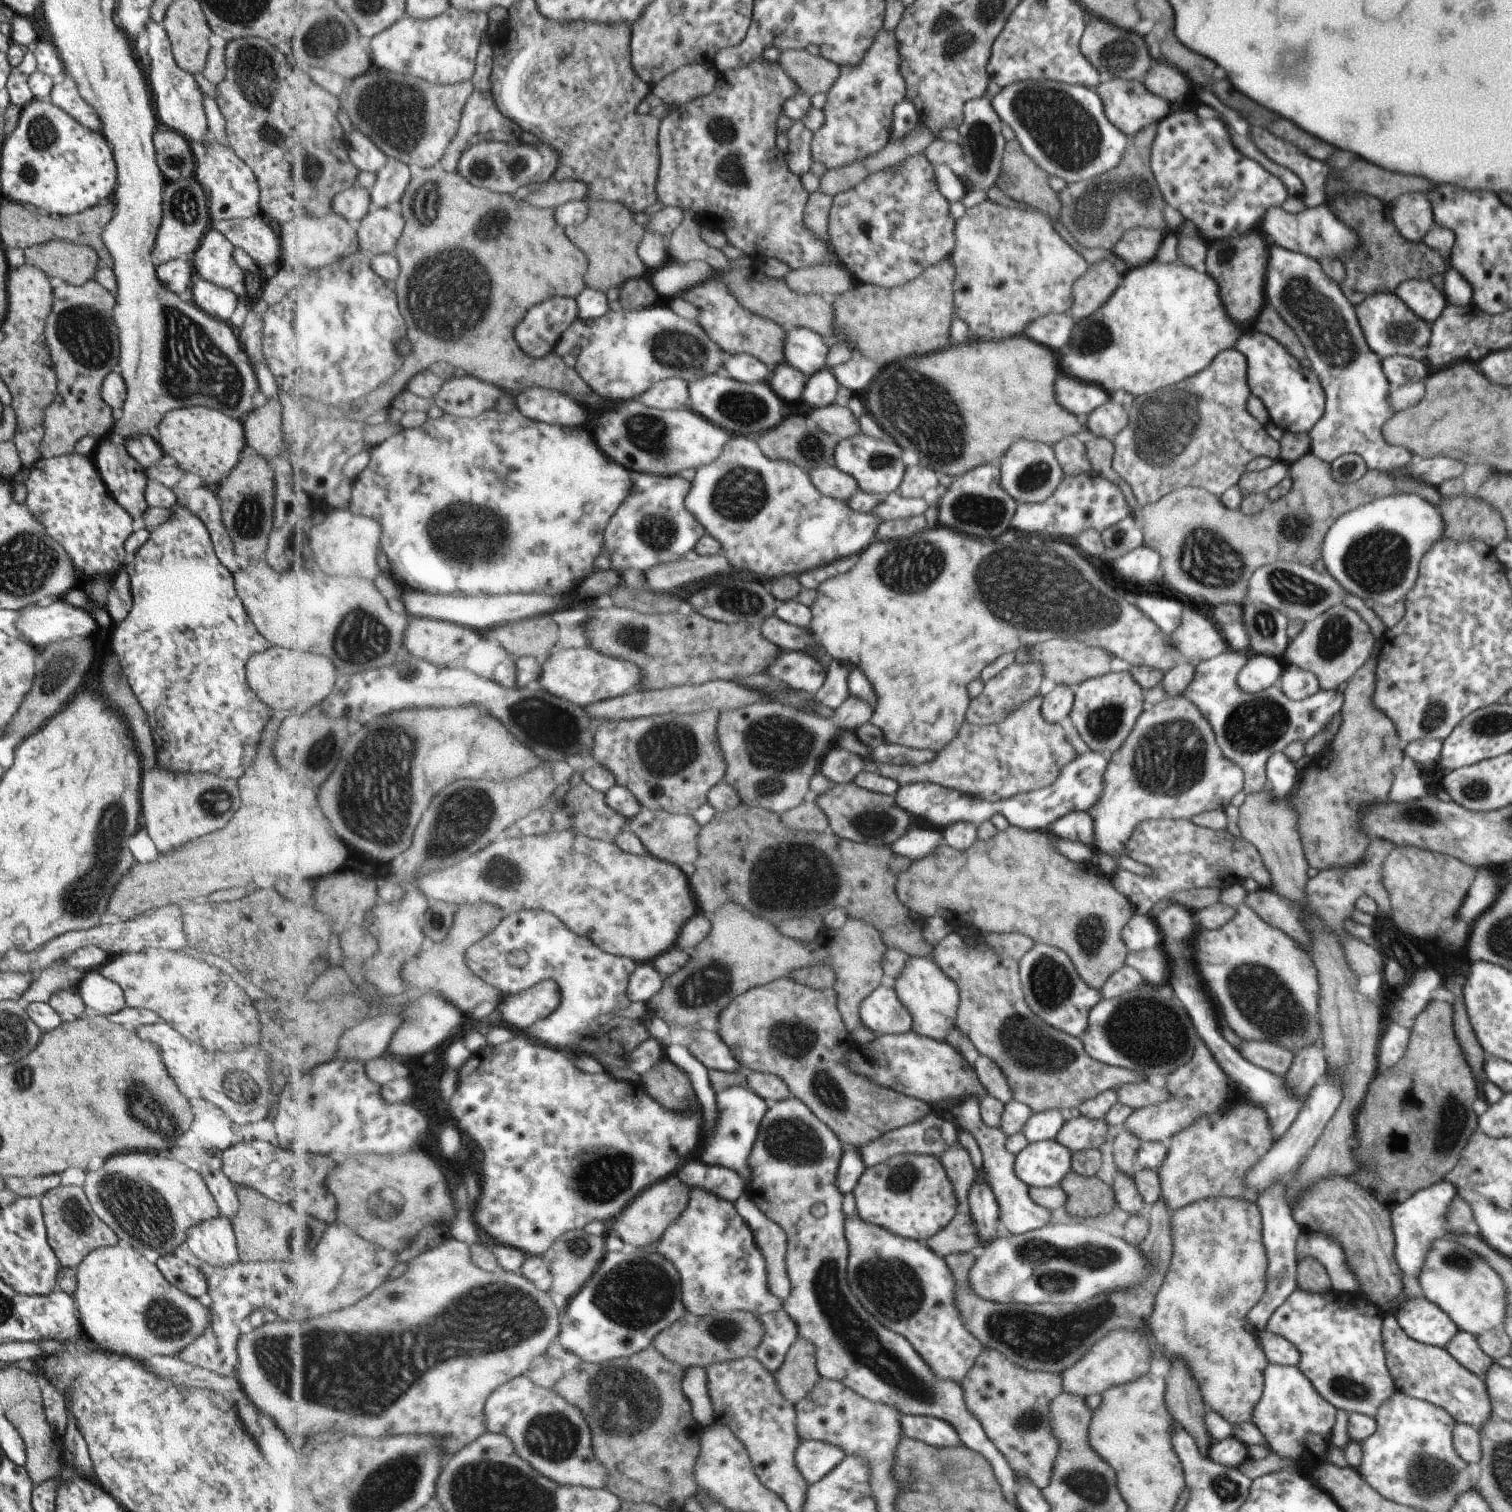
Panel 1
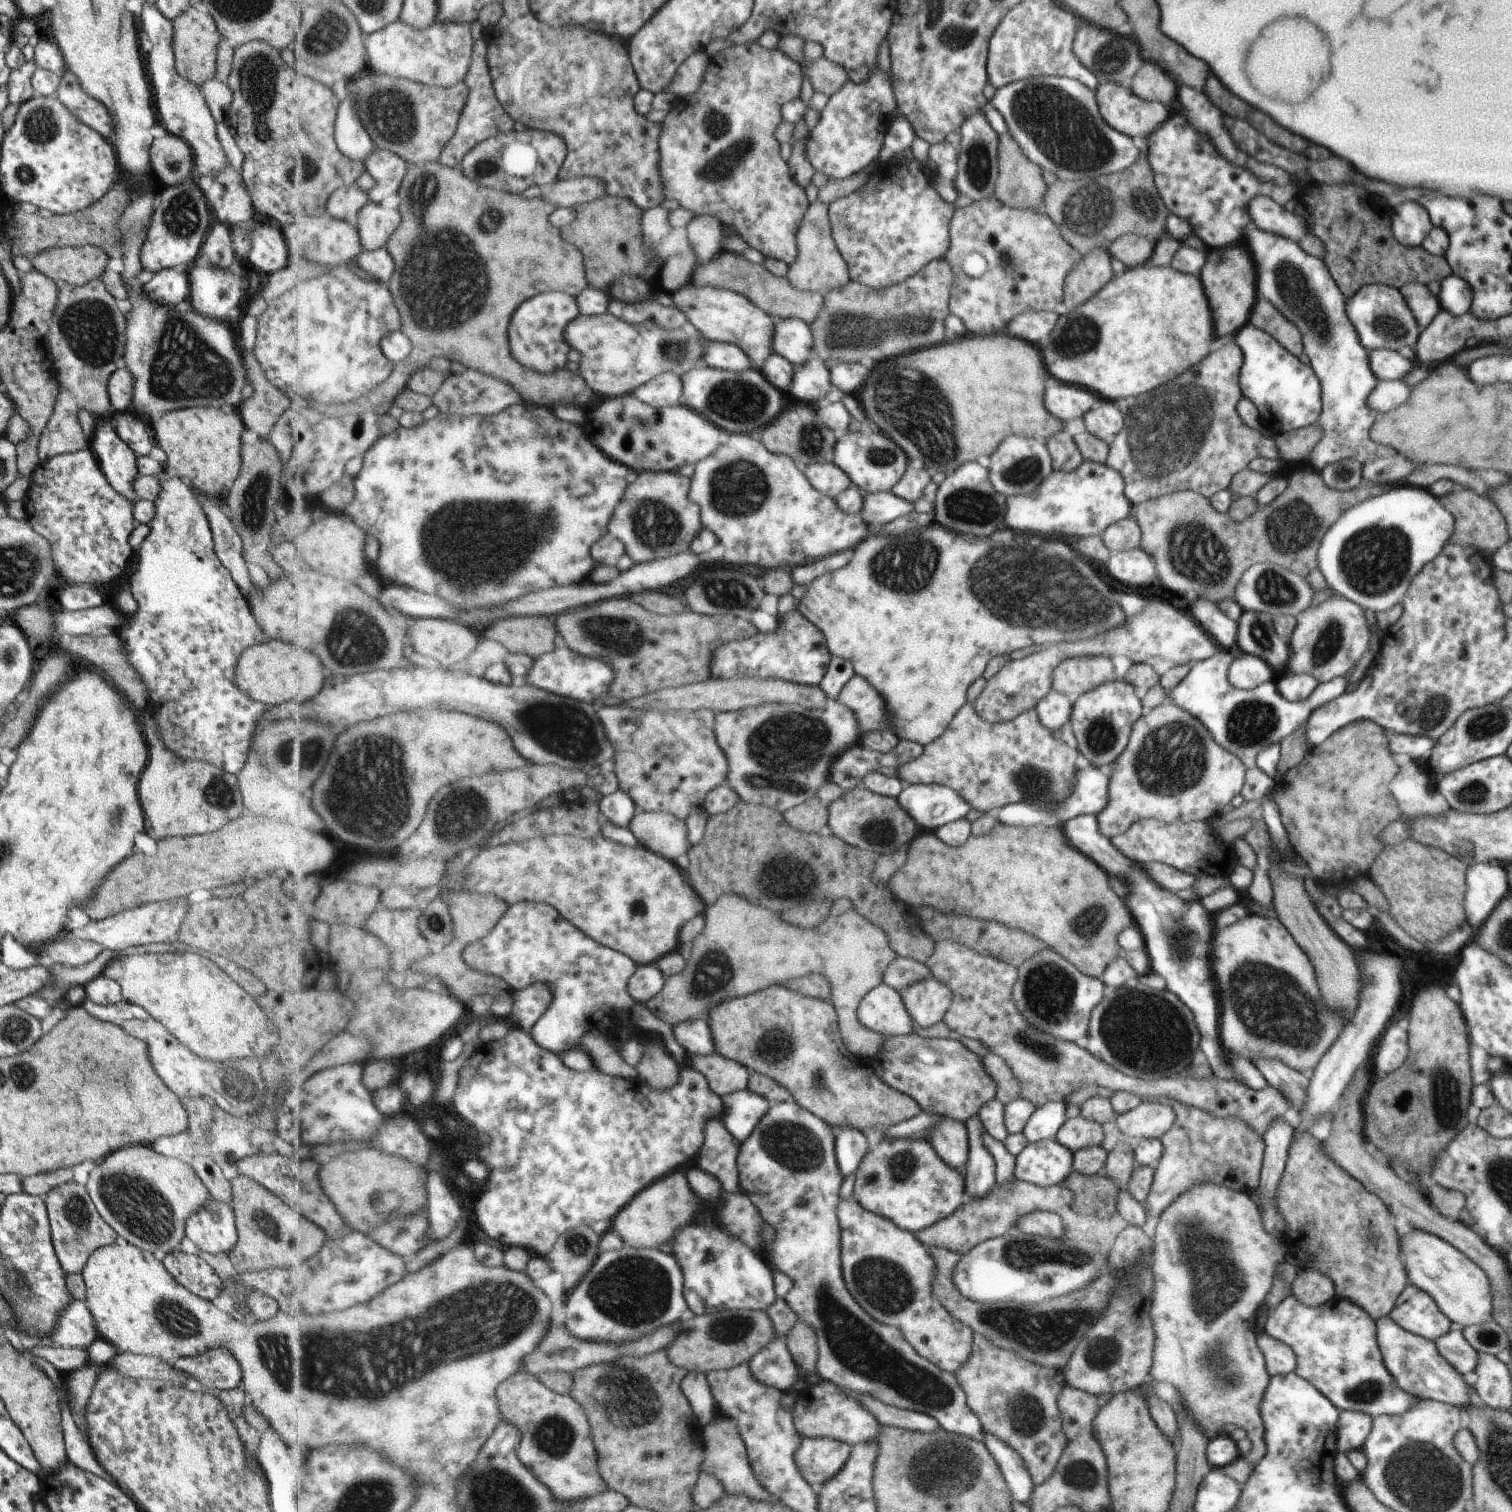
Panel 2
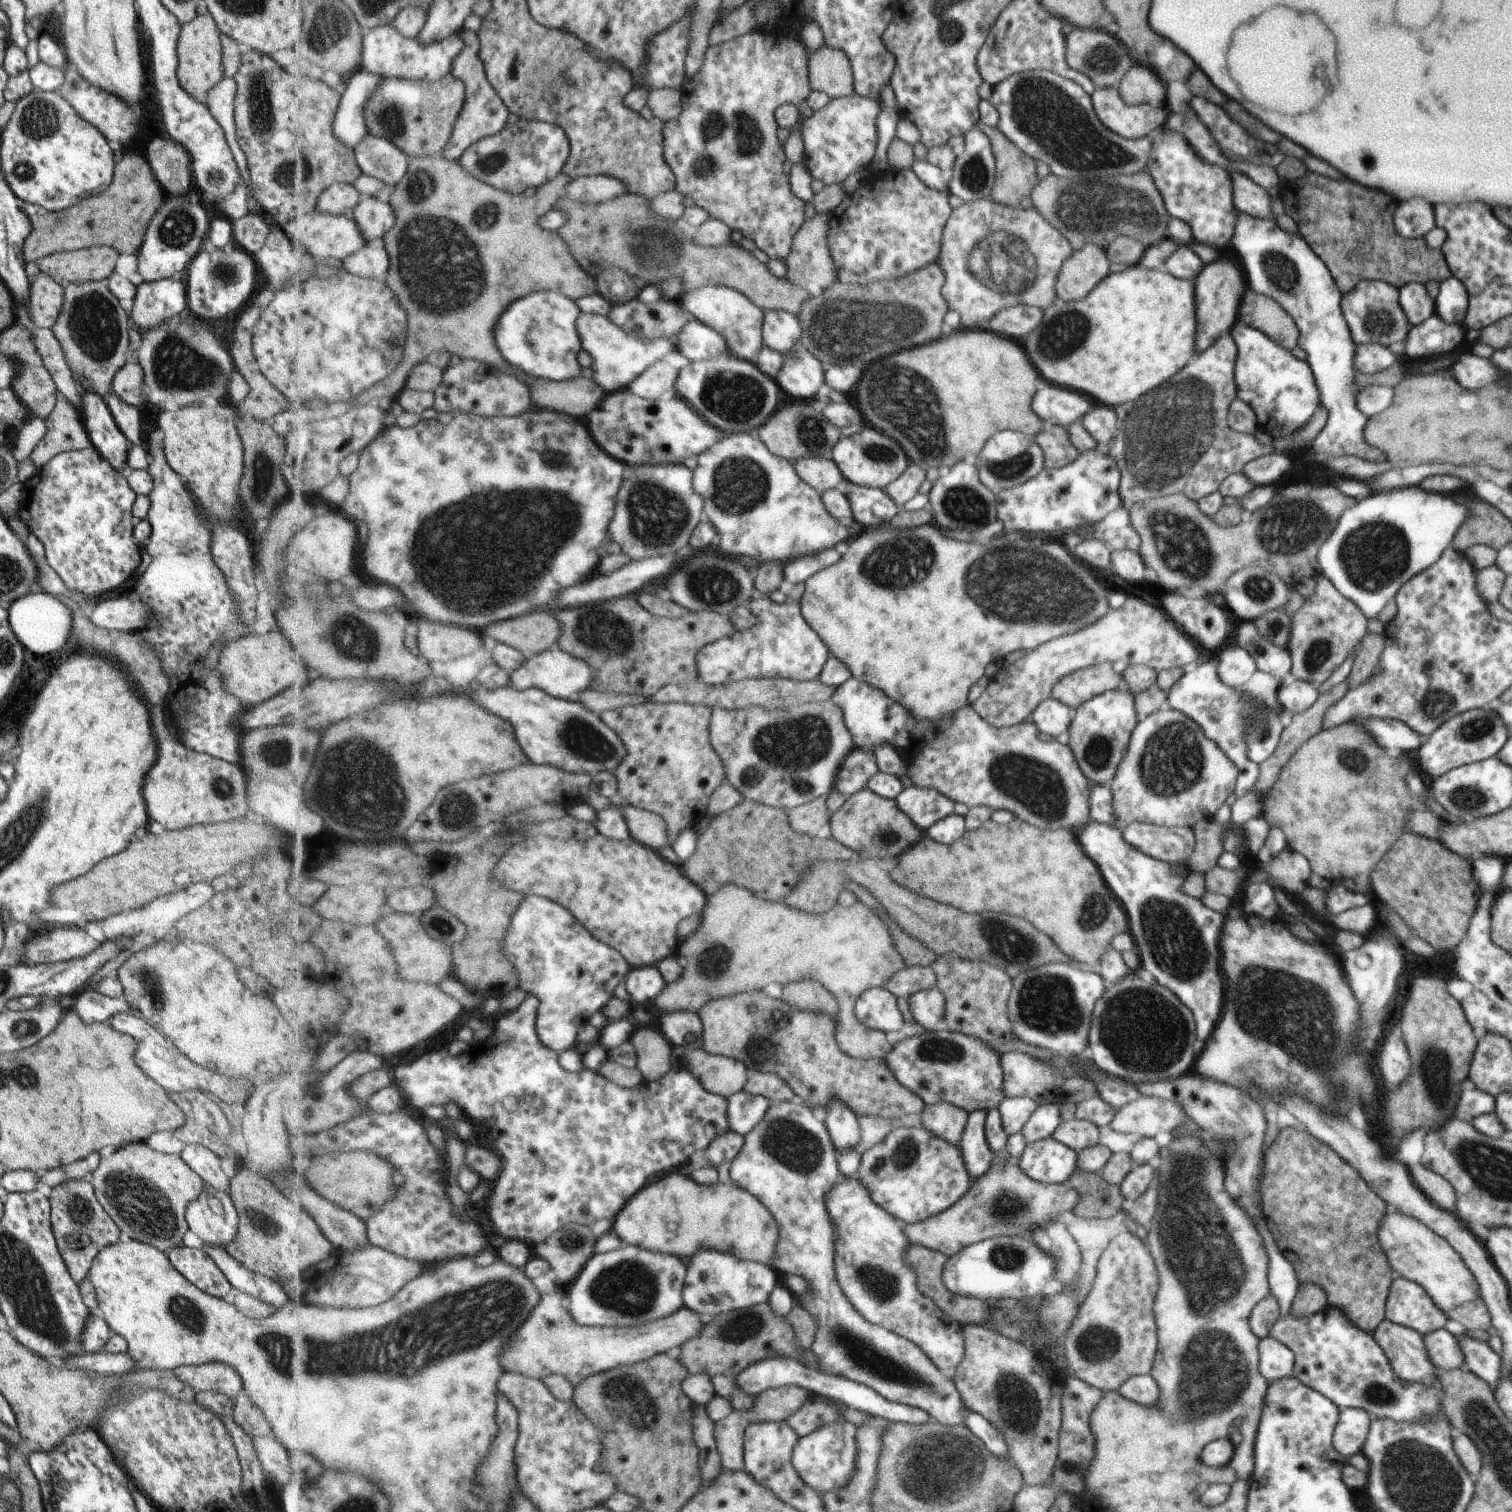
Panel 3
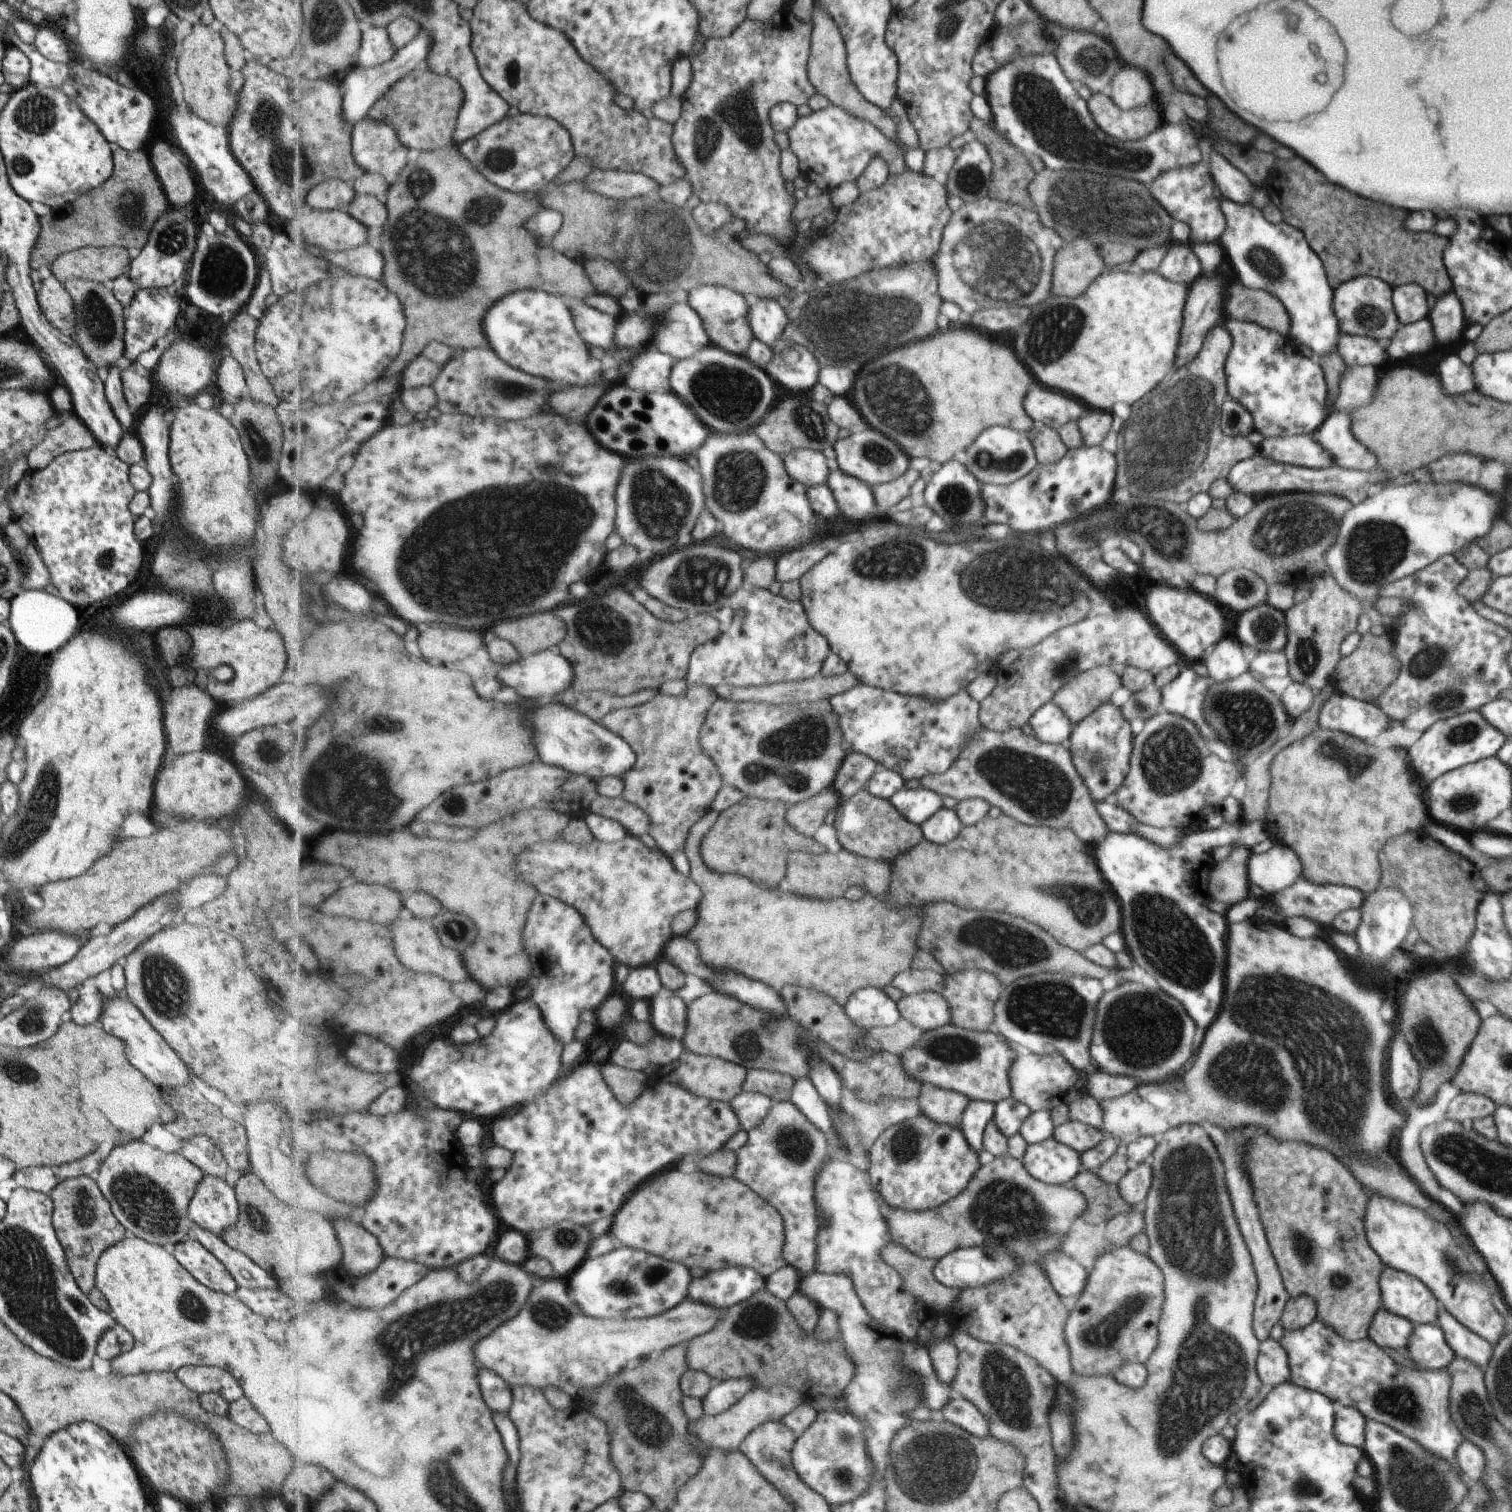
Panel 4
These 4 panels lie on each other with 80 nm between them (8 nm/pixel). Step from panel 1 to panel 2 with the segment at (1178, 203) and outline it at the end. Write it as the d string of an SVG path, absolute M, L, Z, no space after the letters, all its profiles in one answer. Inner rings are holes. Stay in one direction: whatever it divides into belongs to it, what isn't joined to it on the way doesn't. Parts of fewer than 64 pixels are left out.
M1169 117L1164 120L1155 132L1146 137L1147 162L1153 169L1157 188L1160 189L1161 200L1168 207L1172 215L1186 220L1192 228L1192 235L1197 237L1206 248L1227 247L1238 242L1239 236L1255 227L1247 210L1249 200L1257 195L1265 195L1273 202L1283 206L1287 200L1298 197L1298 190L1295 185L1274 185L1265 184L1256 174L1248 173L1244 169L1238 169L1236 165L1229 164L1220 153L1216 152L1215 146L1211 144L1208 137L1200 130L1195 130L1187 120Z

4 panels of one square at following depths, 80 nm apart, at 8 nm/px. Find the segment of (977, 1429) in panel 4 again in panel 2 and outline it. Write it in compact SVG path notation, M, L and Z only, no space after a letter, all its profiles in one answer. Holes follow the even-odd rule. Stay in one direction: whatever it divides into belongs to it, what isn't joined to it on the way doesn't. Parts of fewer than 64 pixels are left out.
M981 1429L983 1432L985 1448L992 1453L992 1457L1000 1465L1001 1472L1004 1473L1005 1480L1008 1481L1009 1492L1013 1493L1014 1500L1022 1504L1028 1503L1030 1490L1033 1486L1027 1470L1023 1466L1018 1454L1000 1438L994 1434Z

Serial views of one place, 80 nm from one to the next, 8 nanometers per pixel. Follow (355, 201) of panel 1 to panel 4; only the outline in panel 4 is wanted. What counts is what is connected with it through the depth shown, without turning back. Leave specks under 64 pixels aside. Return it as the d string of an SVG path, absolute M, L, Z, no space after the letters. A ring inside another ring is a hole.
M333 177L324 180L312 188L308 194L307 207L321 211L340 209L348 210L349 204L356 197L352 182L341 177Z

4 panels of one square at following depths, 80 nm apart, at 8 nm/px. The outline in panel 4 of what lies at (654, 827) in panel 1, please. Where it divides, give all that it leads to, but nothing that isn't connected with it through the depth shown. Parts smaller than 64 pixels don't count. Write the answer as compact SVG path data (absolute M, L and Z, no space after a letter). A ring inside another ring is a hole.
M599 797L591 805L591 812L619 821L629 834L650 834L652 831L652 818L639 805L630 803L623 797Z

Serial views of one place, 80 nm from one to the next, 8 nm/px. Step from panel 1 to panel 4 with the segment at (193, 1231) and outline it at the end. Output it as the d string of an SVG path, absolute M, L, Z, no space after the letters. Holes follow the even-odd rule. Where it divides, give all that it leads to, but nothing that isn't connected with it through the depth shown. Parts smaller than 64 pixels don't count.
M202 1175L188 1204L188 1217L193 1224L201 1225L201 1228L219 1237L221 1231L228 1230L228 1226L238 1220L238 1202L234 1188L229 1187L223 1179Z

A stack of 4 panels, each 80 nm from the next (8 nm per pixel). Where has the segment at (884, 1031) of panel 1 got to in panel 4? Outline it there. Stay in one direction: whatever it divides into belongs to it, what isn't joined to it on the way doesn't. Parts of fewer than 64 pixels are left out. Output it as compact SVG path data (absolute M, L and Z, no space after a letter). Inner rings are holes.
M872 986L855 991L845 1008L853 1022L867 1030L894 1025L902 1017L897 1003Z

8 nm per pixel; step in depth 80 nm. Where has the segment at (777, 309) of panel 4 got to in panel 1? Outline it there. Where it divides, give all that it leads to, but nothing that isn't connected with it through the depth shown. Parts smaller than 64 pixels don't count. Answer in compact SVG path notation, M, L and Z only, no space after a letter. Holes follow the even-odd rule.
M794 326L787 329L784 340L784 358L807 376L827 367L829 342L818 332L807 327Z

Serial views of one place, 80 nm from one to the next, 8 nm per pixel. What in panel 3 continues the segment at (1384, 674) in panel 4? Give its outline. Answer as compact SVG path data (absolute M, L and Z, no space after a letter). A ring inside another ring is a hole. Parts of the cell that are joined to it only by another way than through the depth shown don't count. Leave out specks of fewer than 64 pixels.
M1375 633L1365 635L1358 644L1358 651L1353 656L1352 665L1346 678L1346 688L1354 689L1367 683L1376 674L1381 664L1381 654L1384 650L1384 637Z

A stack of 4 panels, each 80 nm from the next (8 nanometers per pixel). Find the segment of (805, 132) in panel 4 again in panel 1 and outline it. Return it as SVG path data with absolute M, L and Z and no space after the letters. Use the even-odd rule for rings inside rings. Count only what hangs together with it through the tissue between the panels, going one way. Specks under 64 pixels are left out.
M896 28L892 33L884 32L882 29L876 43L868 50L868 54L860 65L856 67L839 65L841 76L833 90L828 92L828 103L823 110L827 123L813 132L812 140L812 159L823 164L827 170L840 169L852 163L864 161L865 157L881 152L890 141L893 113L896 106L906 99L907 92L907 80L902 70L899 43L900 41L896 38Z

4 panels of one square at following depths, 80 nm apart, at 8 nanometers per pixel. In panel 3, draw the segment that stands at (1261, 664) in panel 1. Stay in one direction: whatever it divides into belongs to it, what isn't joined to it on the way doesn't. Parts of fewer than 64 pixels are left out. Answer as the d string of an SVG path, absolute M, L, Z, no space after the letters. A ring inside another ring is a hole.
M1229 646L1227 650L1223 648L1221 652L1215 652L1215 658L1218 658L1217 678L1232 689L1241 688L1256 671L1254 660L1237 646Z

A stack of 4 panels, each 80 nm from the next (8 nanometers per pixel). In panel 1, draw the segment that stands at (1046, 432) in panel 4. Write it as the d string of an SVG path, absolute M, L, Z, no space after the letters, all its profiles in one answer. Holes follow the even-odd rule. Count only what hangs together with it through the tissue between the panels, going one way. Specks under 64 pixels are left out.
M1066 436L1051 447L1055 452L1056 461L1063 469L1064 476L1091 472L1092 468L1085 454L1084 444L1079 441L1078 436Z

